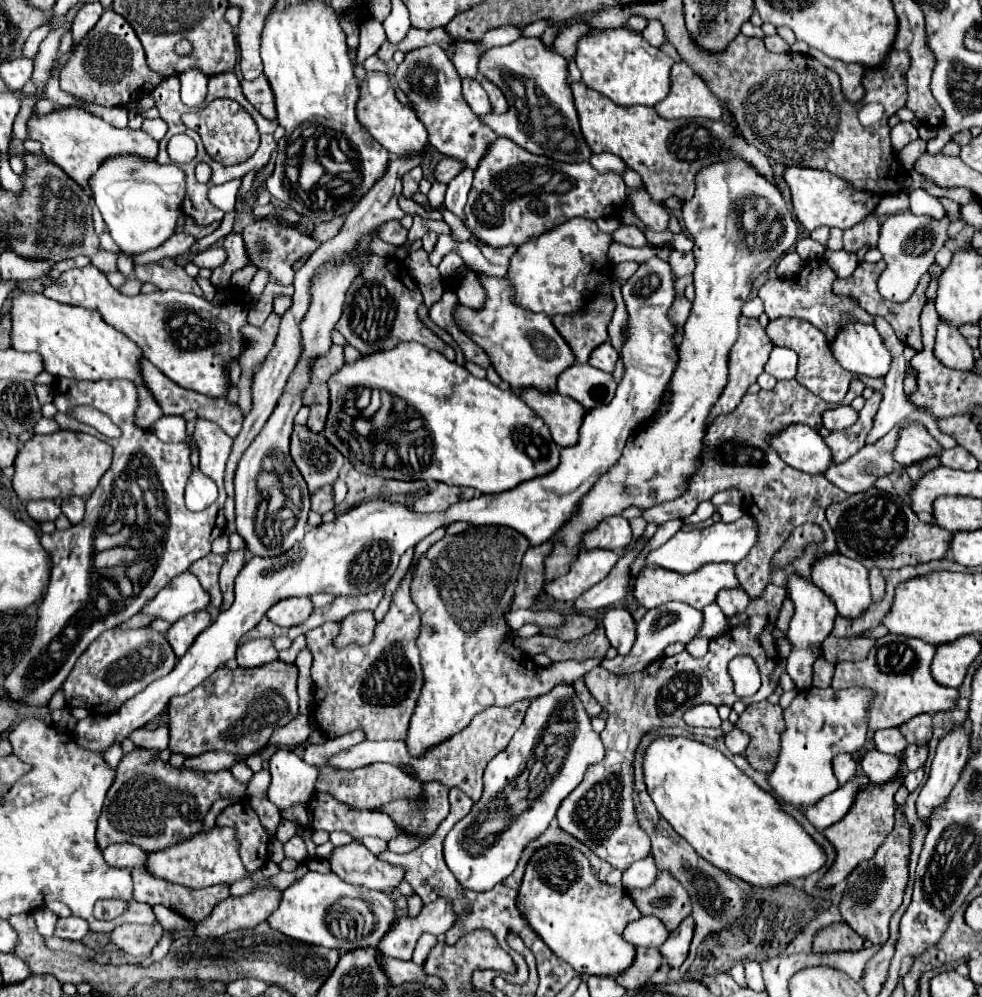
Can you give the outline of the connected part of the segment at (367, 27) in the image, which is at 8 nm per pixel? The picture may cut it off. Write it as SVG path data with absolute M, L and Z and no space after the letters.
M374 19L364 20L360 25L359 46L356 63L362 62L378 51L386 40L386 33L382 23Z

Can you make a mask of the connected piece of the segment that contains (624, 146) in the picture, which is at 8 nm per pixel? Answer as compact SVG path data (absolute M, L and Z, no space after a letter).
M570 81L570 89L574 95L574 105L580 117L580 127L582 127L582 135L586 139L586 143L590 145L590 149L594 153L614 153L618 157L624 159L624 163L628 167L632 167L644 181L644 185L648 185L650 195L656 201L666 201L672 195L678 195L682 201L690 201L694 195L694 175L698 169L714 163L714 161L724 161L732 155L742 155L744 159L748 159L768 181L774 183L772 177L772 169L770 163L766 159L766 155L762 155L754 145L746 143L742 137L736 137L734 131L724 125L722 121L712 121L712 119L662 119L656 115L654 109L644 109L644 105L634 105L632 109L624 109L622 105L612 105L612 101L608 101L608 97L604 97L602 93L596 93L592 89L588 89L582 81Z

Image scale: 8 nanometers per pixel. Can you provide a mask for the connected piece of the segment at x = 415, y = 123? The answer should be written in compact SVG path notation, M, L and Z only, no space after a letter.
M368 71L364 81L360 83L360 99L356 103L356 113L358 121L362 127L390 153L396 157L400 155L412 155L418 151L428 149L428 133L424 129L424 123L416 117L416 113L402 105L396 97L396 81L388 73L378 73L378 71Z

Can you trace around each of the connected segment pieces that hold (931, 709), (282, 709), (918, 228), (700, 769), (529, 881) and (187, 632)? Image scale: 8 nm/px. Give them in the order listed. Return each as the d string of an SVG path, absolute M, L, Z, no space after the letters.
M884 635L884 641L878 641L868 657L860 663L840 661L836 663L832 689L850 689L850 687L866 687L876 693L868 705L868 727L884 729L884 727L900 727L908 719L920 713L936 713L948 711L954 707L958 699L958 691L938 685L930 675L930 663L936 653L936 647L916 639L916 637L900 637L900 635Z
M280 659L254 669L218 669L190 693L170 699L170 751L178 751L188 757L202 755L206 751L228 751L244 755L260 751L268 745L276 729L298 717L296 679L296 665L288 665Z
M912 213L890 215L882 223L878 251L882 253L882 259L886 261L886 269L882 271L882 275L878 279L878 291L884 299L894 301L894 303L904 303L904 301L908 301L908 297L912 297L920 277L934 263L936 251L948 239L948 233L946 233L948 225L950 225L948 219L932 221L930 217L916 217Z
M656 735L644 753L642 769L648 795L652 797L658 813L696 849L700 857L718 869L730 871L738 879L758 887L774 887L786 883L788 879L808 877L824 865L826 855L812 841L812 837L806 835L806 831L780 809L780 803L768 791L762 791L718 749L712 749L690 737Z
M554 843L536 849L526 865L516 905L536 935L574 971L614 977L632 965L636 951L634 945L624 941L622 931L642 913L628 893L596 877L582 851L564 849L564 845Z
M200 611L200 613L190 613L188 617L182 617L180 621L176 621L166 633L164 637L168 639L168 643L172 645L176 657L184 657L184 653L188 651L188 647L192 645L192 641L198 637L200 631L204 631L210 625L210 615L208 611Z

